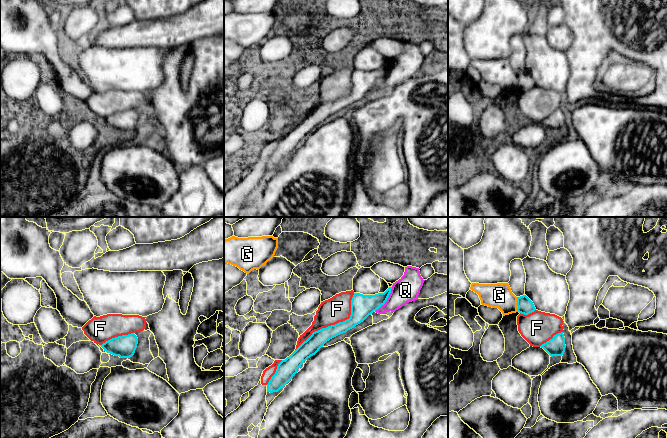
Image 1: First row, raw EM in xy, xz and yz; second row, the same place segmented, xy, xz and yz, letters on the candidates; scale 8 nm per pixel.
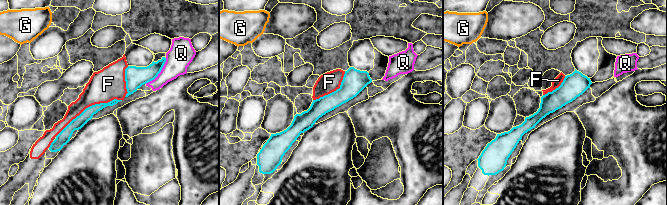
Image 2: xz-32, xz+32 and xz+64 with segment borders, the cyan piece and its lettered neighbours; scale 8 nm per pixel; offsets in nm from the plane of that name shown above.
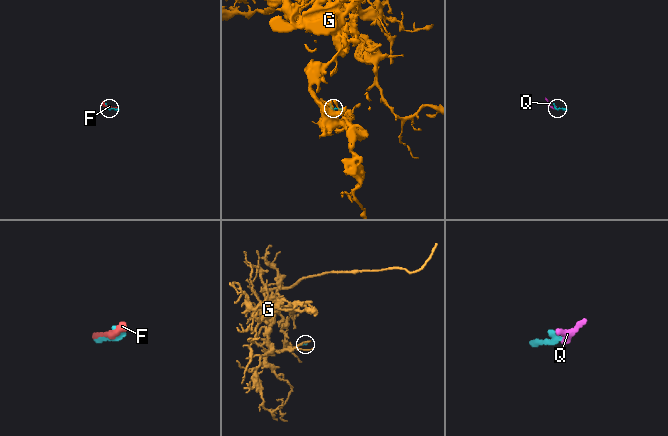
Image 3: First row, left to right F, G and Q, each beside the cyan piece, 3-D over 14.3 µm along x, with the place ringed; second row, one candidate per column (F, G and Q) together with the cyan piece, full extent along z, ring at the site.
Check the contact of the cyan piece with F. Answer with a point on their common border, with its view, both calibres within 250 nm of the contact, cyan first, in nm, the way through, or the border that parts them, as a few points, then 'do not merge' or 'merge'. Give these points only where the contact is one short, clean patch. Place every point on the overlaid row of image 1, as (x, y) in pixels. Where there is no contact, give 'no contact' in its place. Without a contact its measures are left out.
xz (335, 324) | 180/220 nm | do not merge

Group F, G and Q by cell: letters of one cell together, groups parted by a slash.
F Q / G

